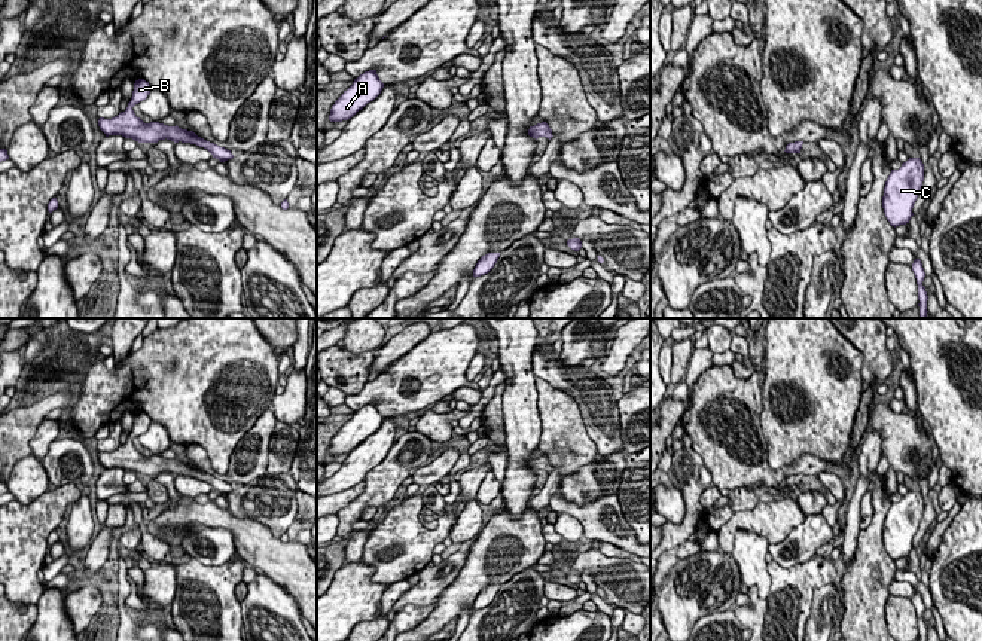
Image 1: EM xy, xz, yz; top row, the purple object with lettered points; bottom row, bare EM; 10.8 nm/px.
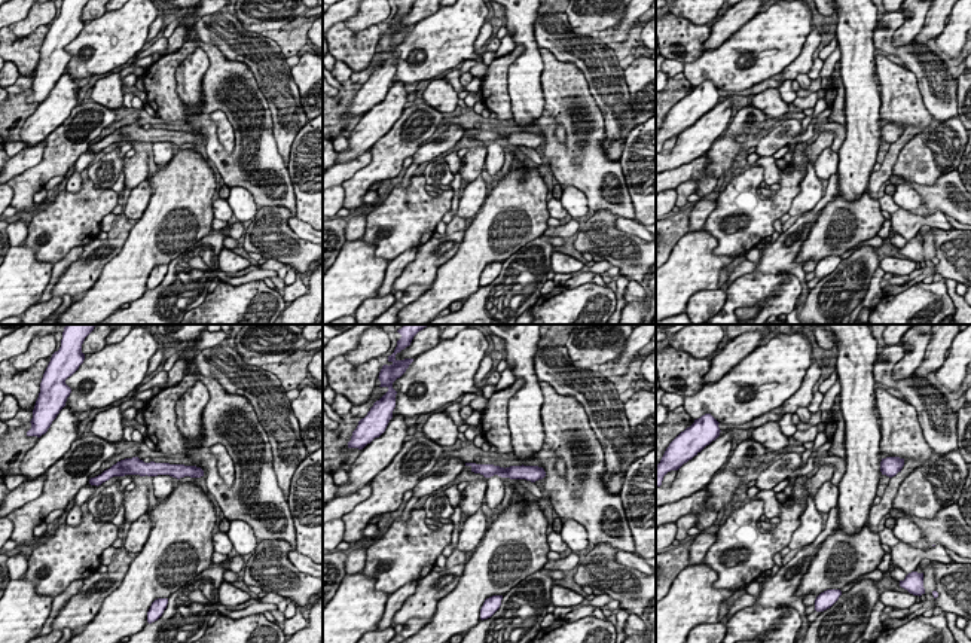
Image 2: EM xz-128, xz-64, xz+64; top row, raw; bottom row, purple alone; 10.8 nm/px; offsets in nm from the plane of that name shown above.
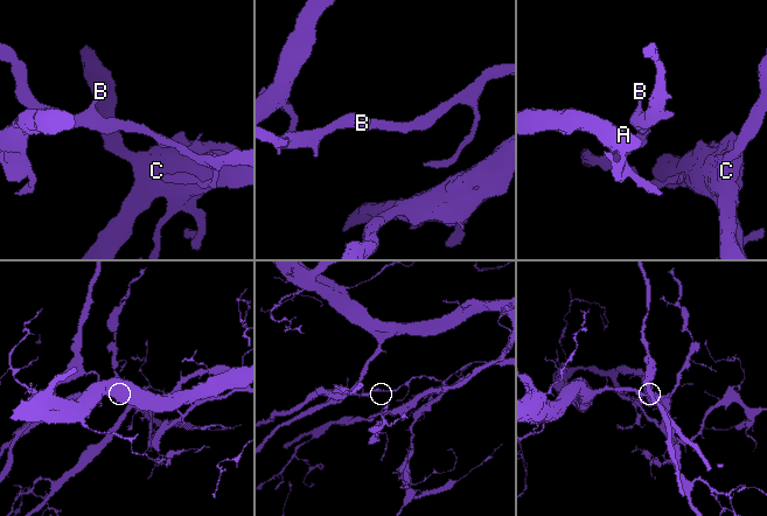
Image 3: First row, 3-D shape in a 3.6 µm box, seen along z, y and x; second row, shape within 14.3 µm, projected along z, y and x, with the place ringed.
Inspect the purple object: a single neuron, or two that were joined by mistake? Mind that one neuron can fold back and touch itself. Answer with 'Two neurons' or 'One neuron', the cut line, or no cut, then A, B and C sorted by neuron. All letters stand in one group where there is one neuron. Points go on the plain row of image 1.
Two neurons. Split along xy (210, 476), (207, 482). Groups: A C / B

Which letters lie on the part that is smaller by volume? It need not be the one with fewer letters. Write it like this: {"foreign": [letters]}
{"foreign": ["B"]}

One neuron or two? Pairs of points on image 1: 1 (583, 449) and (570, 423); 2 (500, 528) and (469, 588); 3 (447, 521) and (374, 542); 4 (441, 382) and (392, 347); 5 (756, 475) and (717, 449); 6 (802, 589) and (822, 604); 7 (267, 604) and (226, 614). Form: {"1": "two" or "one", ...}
{"1": "one", "2": "one", "3": "one", "4": "two", "5": "one", "6": "two", "7": "two"}

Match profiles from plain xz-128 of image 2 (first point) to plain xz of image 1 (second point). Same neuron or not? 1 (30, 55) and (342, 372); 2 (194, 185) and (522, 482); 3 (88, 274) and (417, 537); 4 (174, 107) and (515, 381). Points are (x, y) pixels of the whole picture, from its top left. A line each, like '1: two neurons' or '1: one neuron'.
1: one neuron
2: two neurons
3: two neurons
4: two neurons

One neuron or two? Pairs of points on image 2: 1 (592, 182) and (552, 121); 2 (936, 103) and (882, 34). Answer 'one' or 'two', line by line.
1: one
2: one

